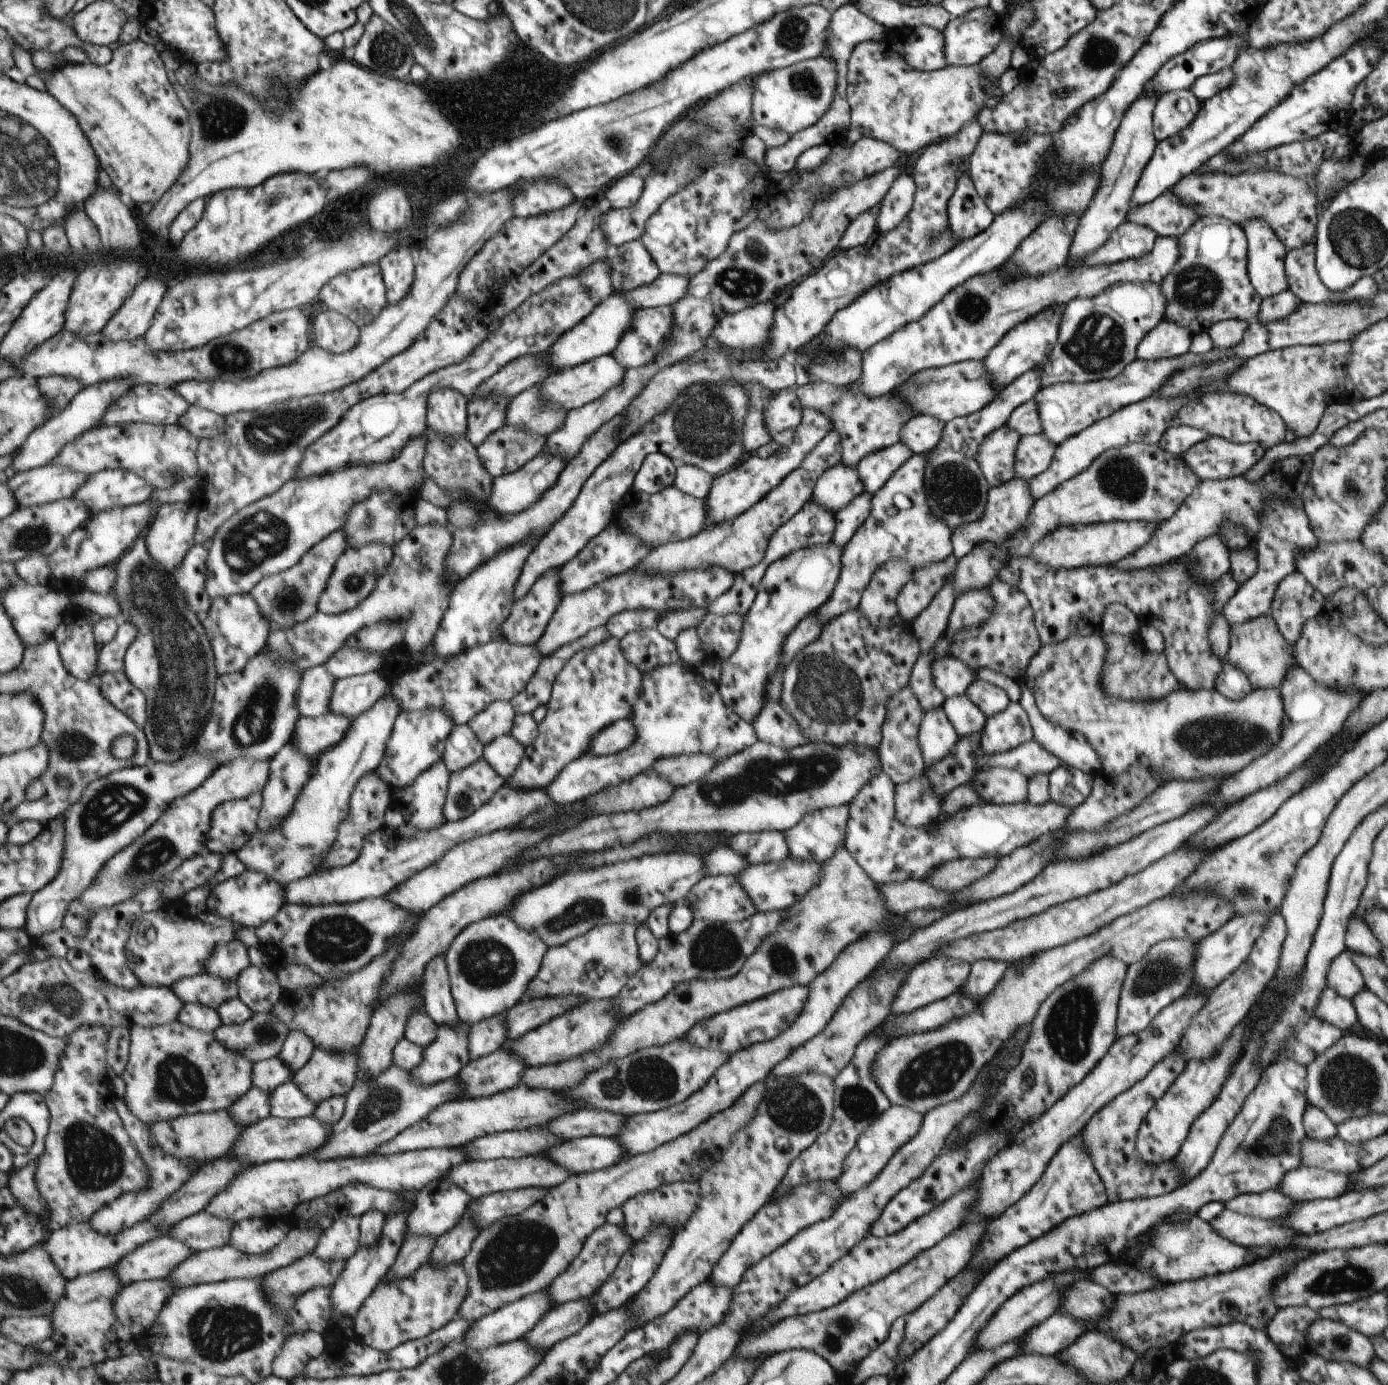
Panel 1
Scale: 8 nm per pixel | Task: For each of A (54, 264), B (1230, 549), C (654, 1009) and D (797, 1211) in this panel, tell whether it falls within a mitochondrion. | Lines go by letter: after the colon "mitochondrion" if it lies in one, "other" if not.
A: other
B: other
C: other
D: mitochondrion

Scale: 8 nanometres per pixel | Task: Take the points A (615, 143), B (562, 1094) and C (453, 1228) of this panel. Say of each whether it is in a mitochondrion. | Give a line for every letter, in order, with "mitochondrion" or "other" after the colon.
A: mitochondrion
B: other
C: other

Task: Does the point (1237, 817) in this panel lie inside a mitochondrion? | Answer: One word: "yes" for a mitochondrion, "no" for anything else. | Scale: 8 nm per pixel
no

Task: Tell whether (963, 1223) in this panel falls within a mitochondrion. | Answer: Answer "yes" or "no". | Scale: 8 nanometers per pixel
no

